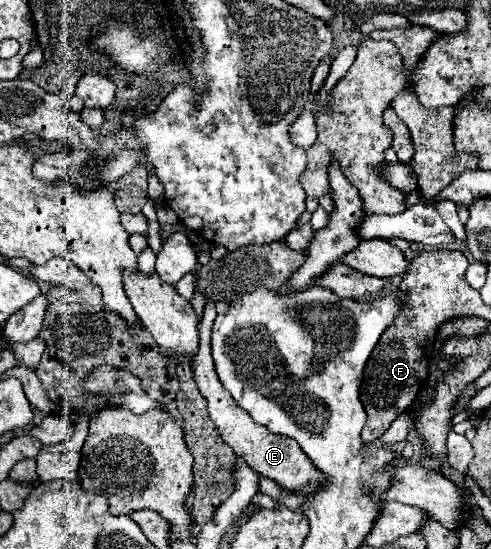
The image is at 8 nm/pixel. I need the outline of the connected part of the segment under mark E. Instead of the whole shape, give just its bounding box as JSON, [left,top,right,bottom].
[192,302,324,492]

